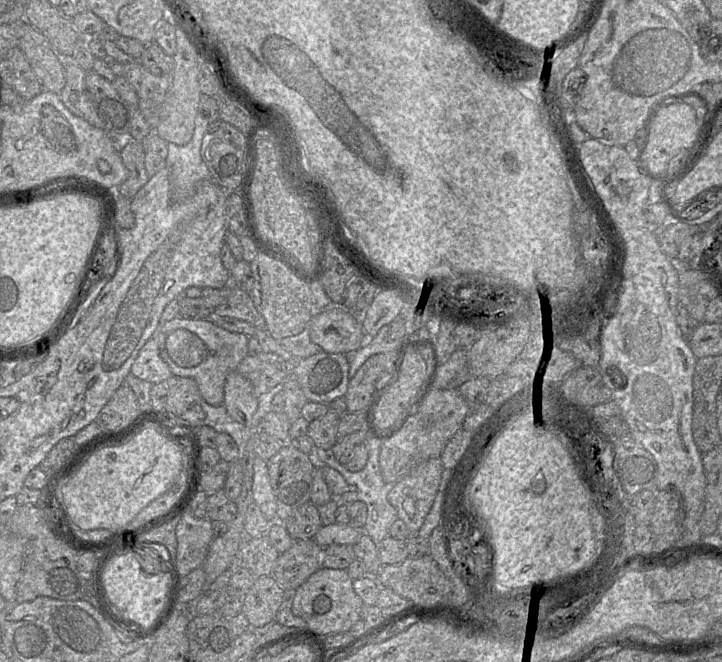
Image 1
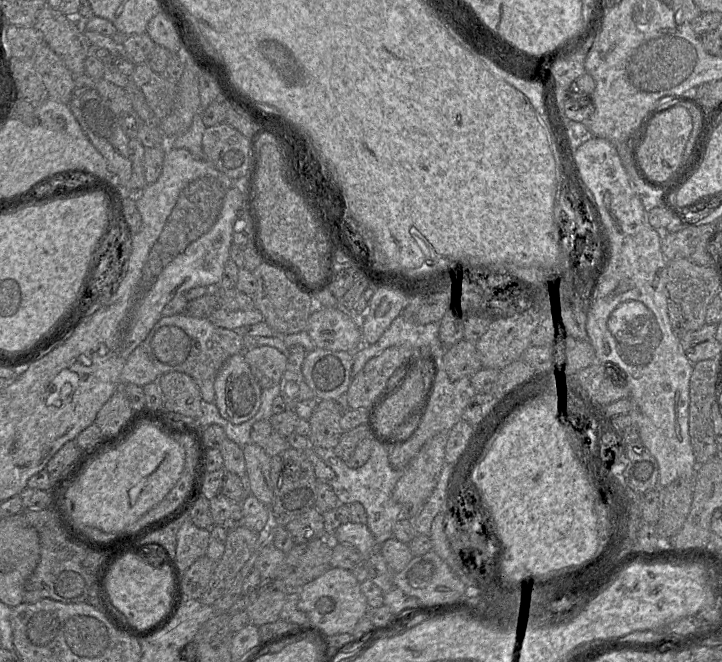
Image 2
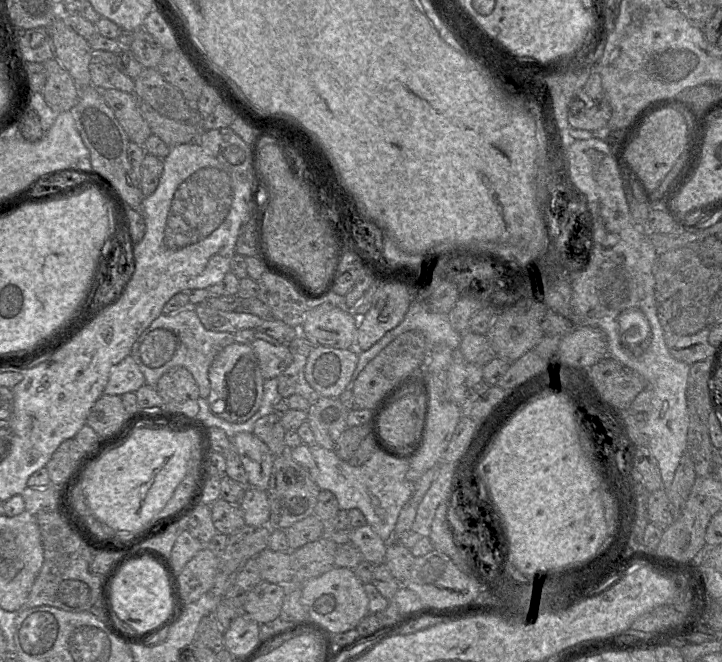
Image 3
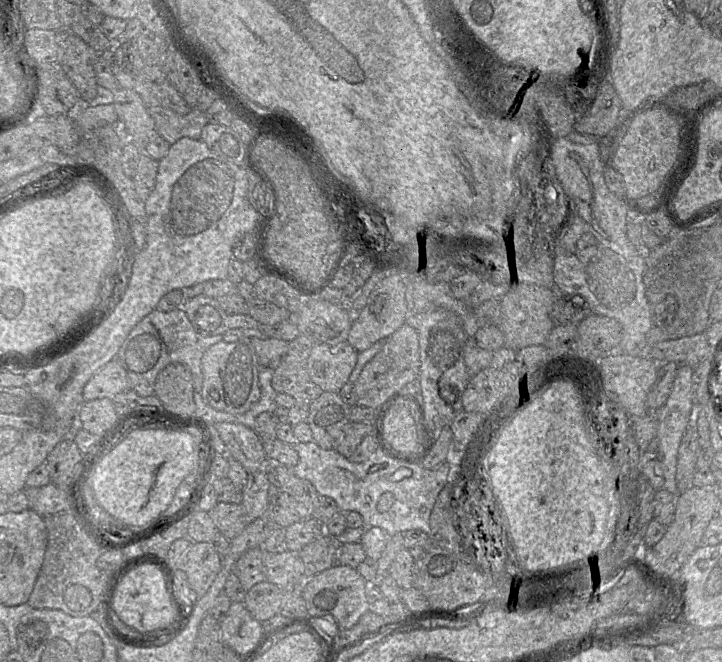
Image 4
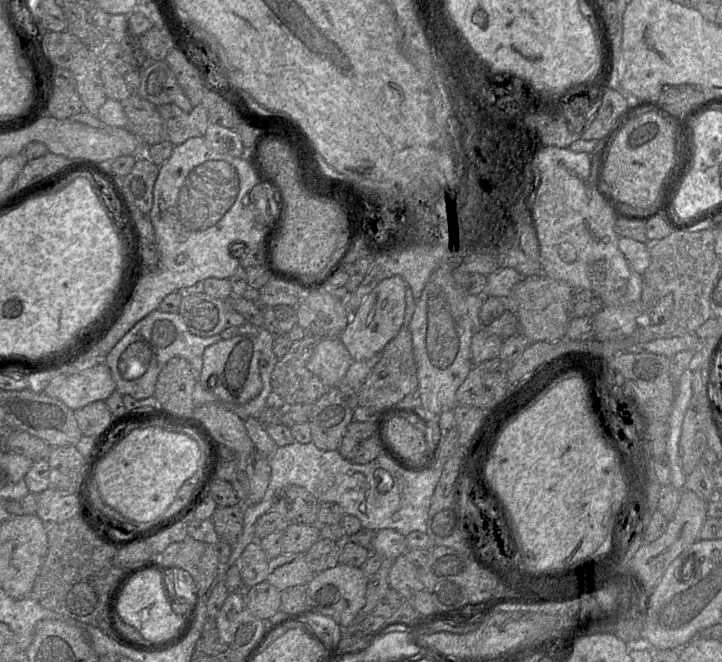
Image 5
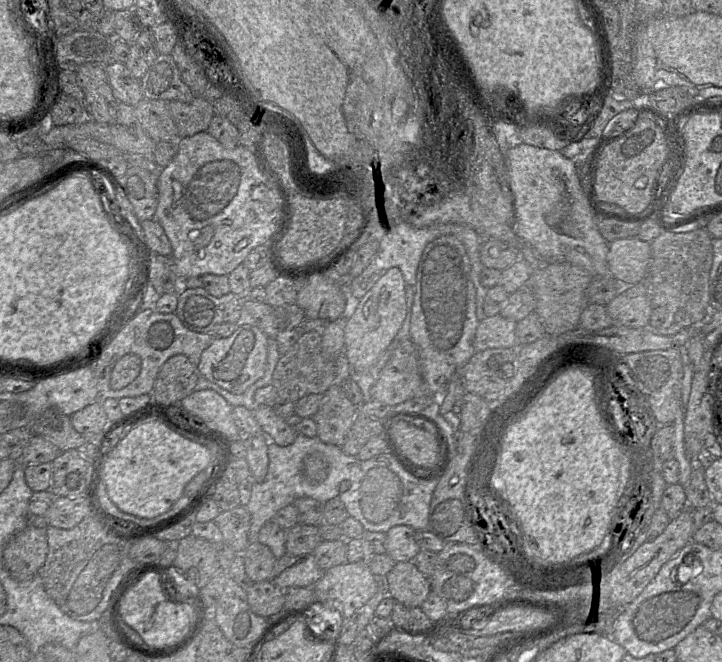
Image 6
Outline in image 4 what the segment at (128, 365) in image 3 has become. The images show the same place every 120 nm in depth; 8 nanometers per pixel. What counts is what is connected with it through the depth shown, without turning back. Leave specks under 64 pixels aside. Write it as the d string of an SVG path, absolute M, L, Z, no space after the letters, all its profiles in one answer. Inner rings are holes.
M112 360L87 382L83 389L83 399L84 402L89 402L96 399L113 398L127 391L129 391L127 374L117 360Z

